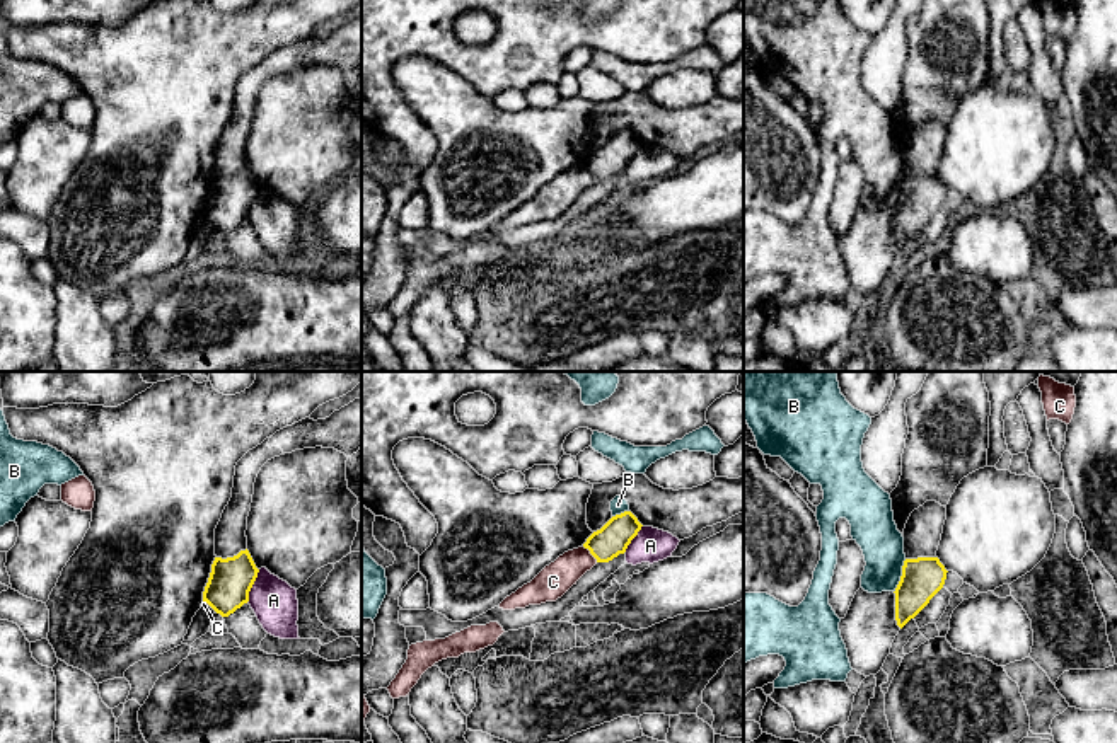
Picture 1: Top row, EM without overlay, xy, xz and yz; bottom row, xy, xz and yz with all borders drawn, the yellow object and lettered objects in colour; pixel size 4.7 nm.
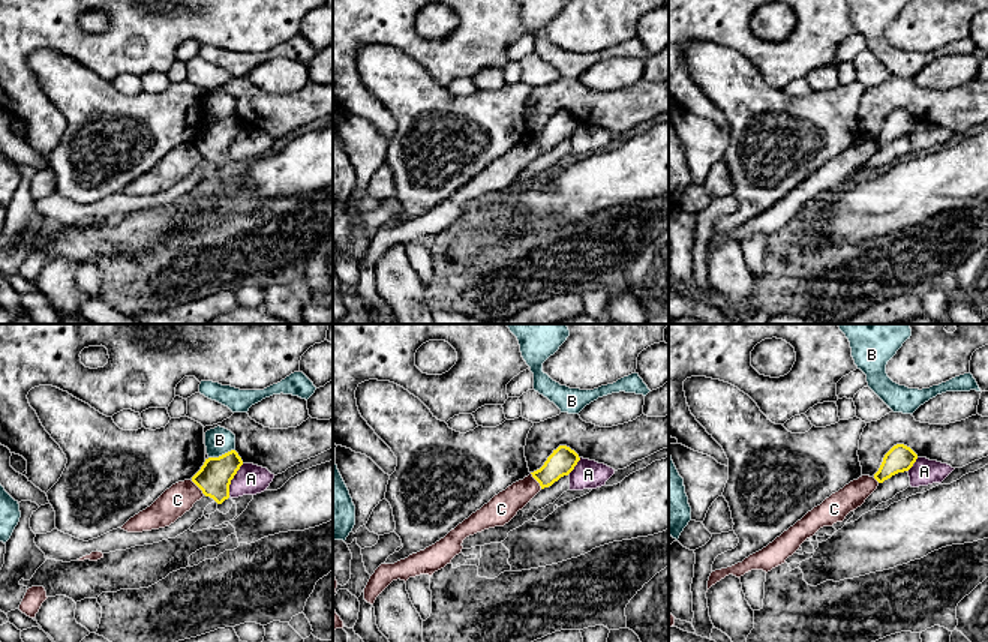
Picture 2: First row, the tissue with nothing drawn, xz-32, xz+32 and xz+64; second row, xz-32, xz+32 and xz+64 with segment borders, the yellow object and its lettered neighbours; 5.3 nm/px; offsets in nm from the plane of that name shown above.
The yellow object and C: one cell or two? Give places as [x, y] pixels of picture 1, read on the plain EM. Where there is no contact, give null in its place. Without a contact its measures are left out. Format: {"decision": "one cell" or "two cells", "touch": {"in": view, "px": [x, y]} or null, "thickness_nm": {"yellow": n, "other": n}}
{"decision": "two cells", "touch": {"in": "xz", "px": [590, 171]}, "thickness_nm": {"yellow": 160, "other": 160}}

